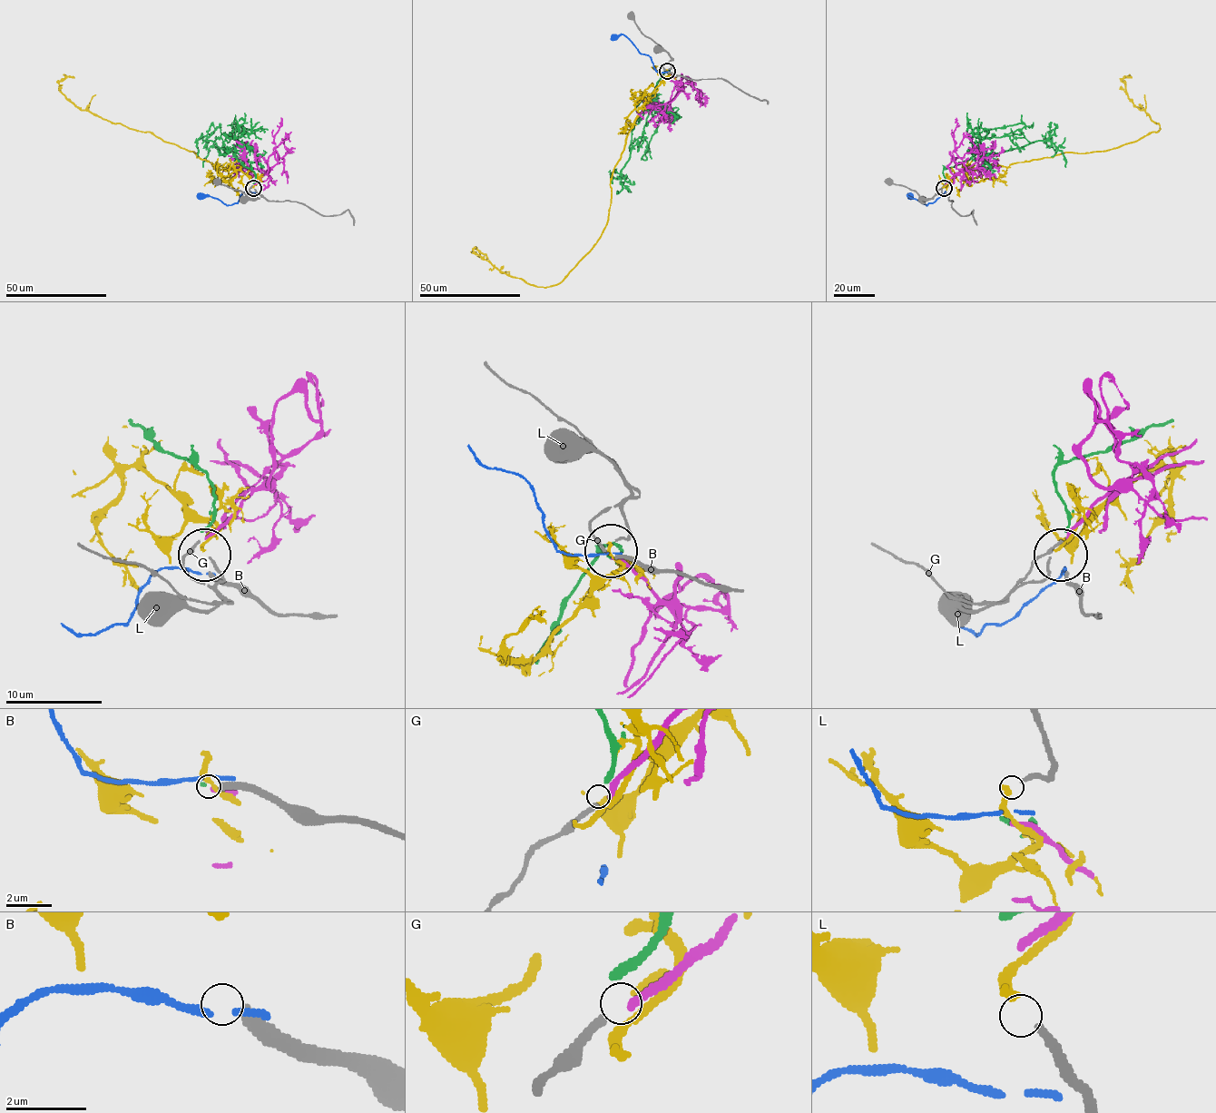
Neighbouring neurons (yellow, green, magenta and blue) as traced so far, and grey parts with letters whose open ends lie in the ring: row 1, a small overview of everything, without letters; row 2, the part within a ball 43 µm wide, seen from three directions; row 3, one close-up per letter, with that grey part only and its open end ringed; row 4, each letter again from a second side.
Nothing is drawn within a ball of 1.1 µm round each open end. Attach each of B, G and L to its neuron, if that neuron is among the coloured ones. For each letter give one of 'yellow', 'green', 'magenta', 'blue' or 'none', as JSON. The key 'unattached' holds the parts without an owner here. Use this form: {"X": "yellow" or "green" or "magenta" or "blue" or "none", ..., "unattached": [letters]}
{"B": "none", "G": "none", "L": "yellow", "unattached": ["B", "G"]}

